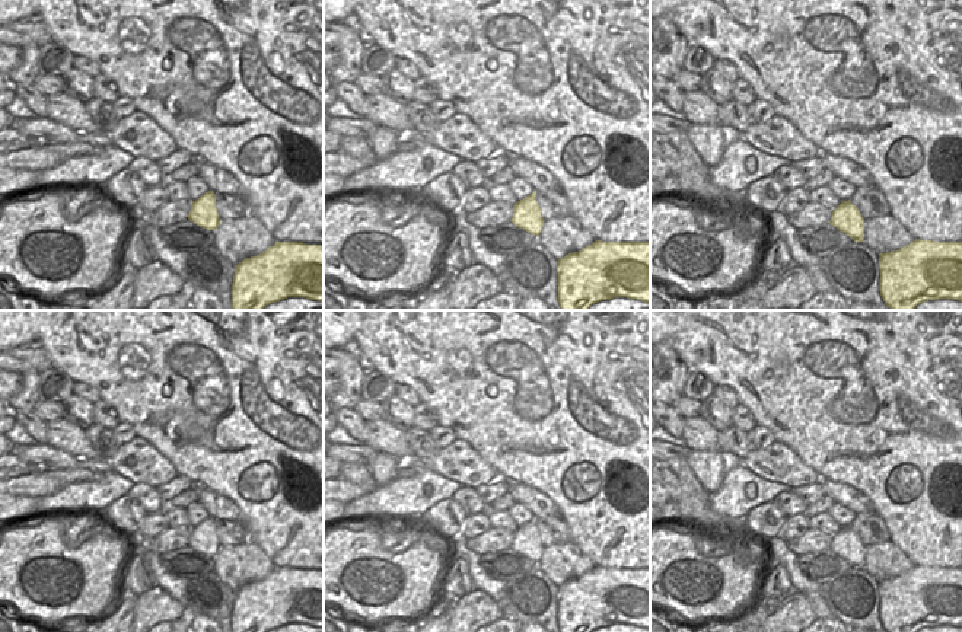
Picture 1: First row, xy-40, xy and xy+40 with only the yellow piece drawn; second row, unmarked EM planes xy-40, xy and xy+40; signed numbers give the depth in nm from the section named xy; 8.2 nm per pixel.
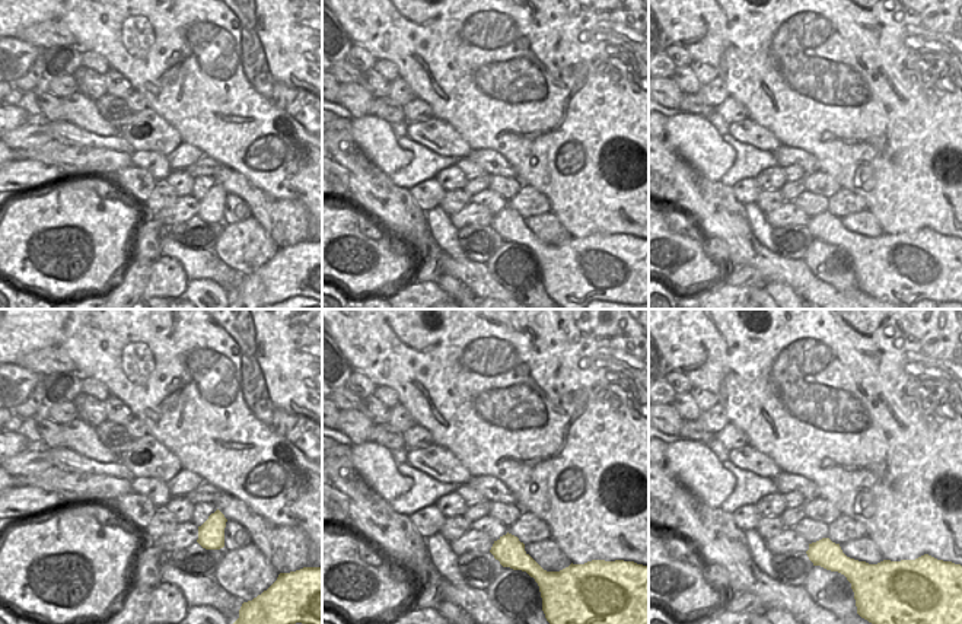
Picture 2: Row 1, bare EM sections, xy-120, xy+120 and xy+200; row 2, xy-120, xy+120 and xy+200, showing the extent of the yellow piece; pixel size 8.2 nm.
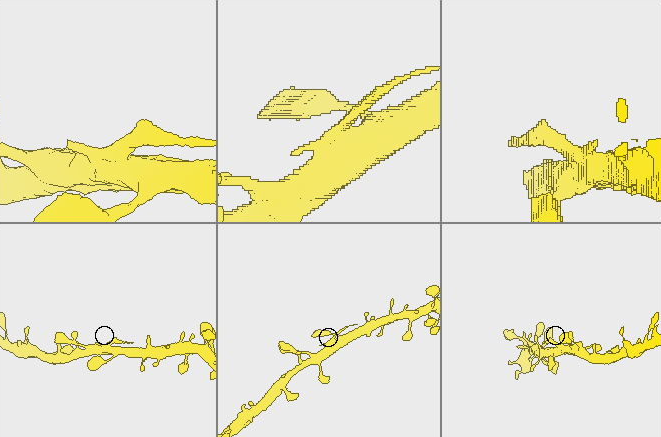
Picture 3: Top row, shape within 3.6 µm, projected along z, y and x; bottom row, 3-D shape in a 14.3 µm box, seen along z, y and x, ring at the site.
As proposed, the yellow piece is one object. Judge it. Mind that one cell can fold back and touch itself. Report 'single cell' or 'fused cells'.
fused cells

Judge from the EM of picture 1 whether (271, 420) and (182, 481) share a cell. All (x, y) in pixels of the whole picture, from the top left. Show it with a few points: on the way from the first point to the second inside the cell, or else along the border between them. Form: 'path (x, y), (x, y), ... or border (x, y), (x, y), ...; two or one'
border (178, 474), (182, 474), (194, 484); two

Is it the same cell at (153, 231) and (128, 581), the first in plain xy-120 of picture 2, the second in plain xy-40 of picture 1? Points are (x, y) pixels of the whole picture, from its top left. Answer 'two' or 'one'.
one

